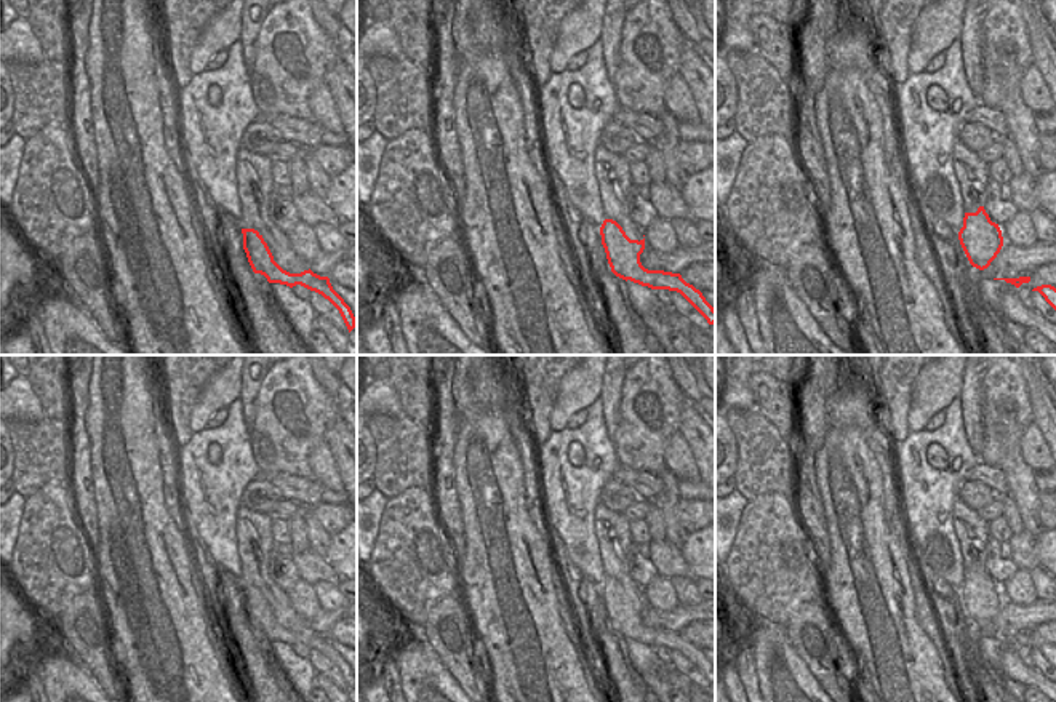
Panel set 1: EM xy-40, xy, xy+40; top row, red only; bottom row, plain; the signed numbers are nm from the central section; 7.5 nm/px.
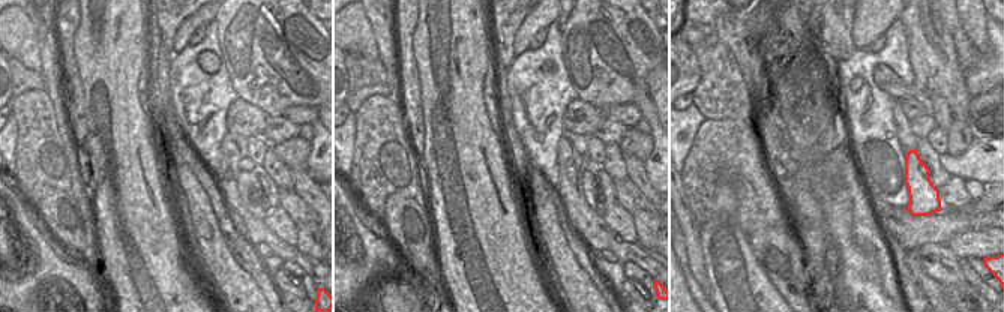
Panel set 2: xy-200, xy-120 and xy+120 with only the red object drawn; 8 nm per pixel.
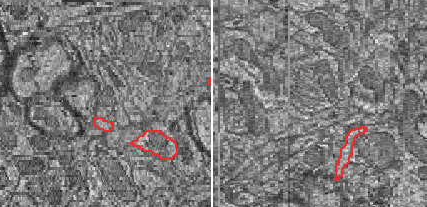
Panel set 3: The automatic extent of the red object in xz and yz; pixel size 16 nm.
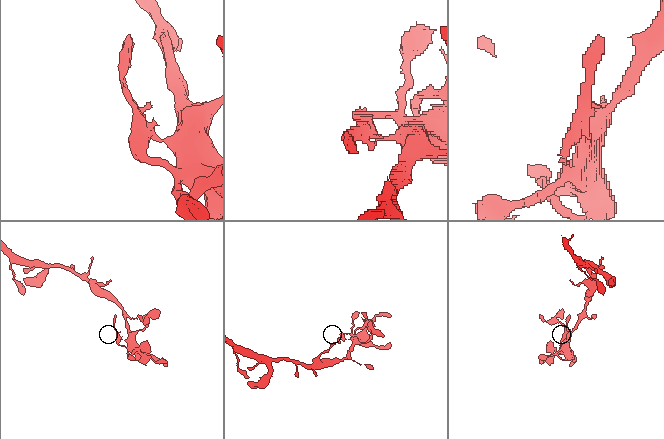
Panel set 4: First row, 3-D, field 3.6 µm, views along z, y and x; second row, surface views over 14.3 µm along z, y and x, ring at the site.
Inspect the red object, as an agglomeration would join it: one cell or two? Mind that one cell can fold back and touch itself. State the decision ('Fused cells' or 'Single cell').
Fused cells.

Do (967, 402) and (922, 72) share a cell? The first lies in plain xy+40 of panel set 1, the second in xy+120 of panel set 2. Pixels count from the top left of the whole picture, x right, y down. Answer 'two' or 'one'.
one

